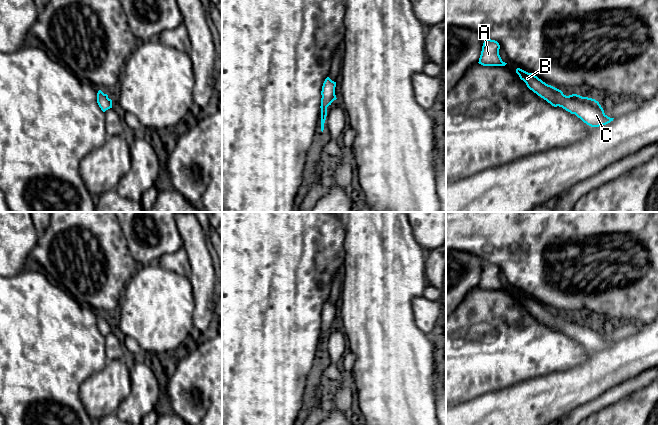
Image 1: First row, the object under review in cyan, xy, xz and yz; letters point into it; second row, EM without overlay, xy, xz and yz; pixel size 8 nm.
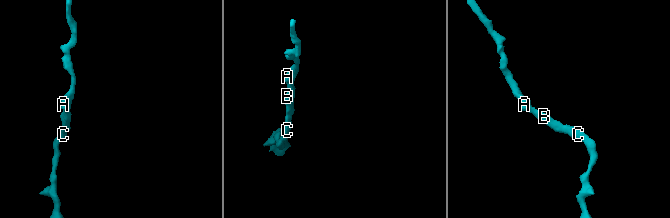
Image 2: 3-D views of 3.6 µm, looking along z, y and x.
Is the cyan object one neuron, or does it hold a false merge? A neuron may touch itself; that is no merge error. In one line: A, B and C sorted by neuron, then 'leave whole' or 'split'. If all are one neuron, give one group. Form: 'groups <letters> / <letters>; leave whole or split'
groups A B / C; split

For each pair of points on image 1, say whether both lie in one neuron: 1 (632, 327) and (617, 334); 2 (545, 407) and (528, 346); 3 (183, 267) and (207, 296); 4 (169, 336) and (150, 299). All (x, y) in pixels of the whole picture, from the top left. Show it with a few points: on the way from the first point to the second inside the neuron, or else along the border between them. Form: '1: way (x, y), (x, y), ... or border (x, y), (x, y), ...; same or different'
1: way (628, 328), (621, 331); same
2: border (560, 371), (552, 371), (514, 383); different
3: border (185, 252), (191, 269), (189, 278); different
4: way (168, 327), (160, 319), (157, 308); same

